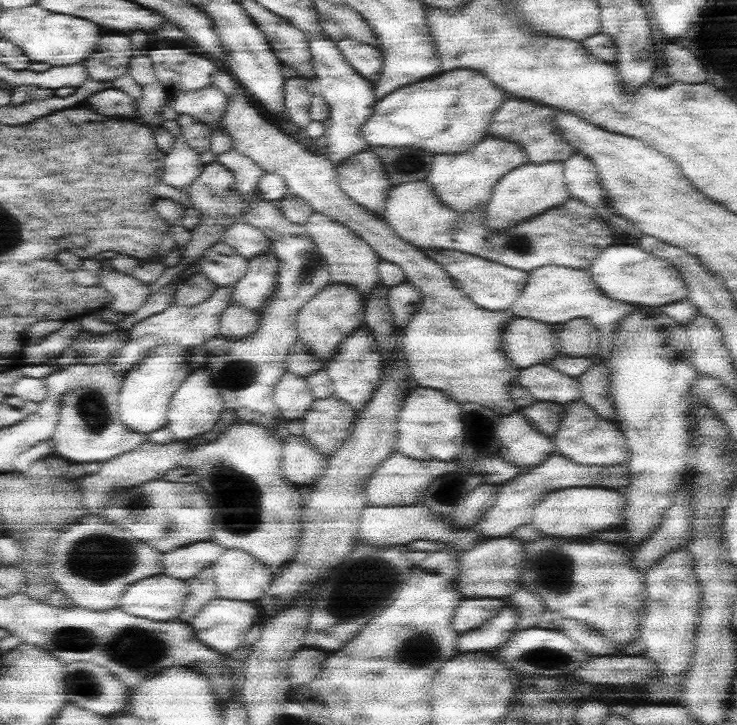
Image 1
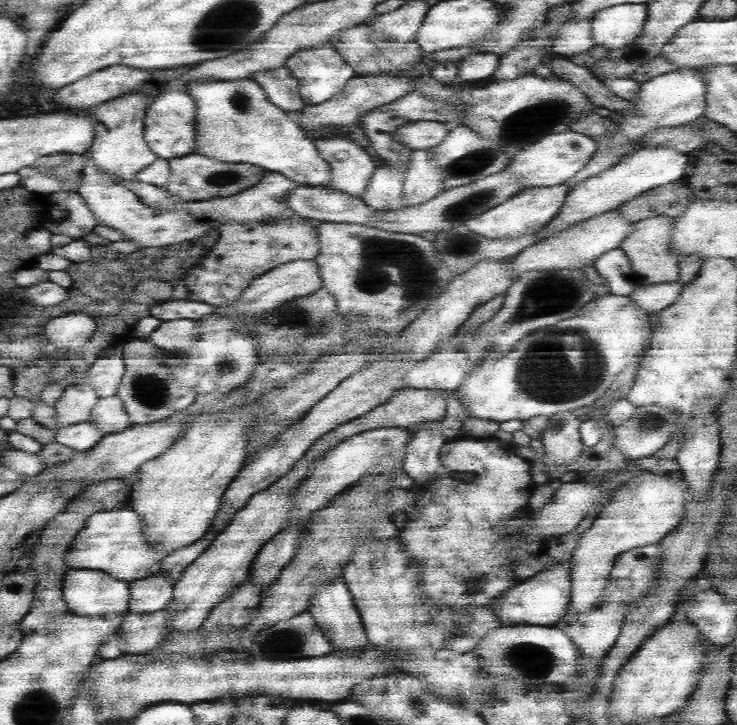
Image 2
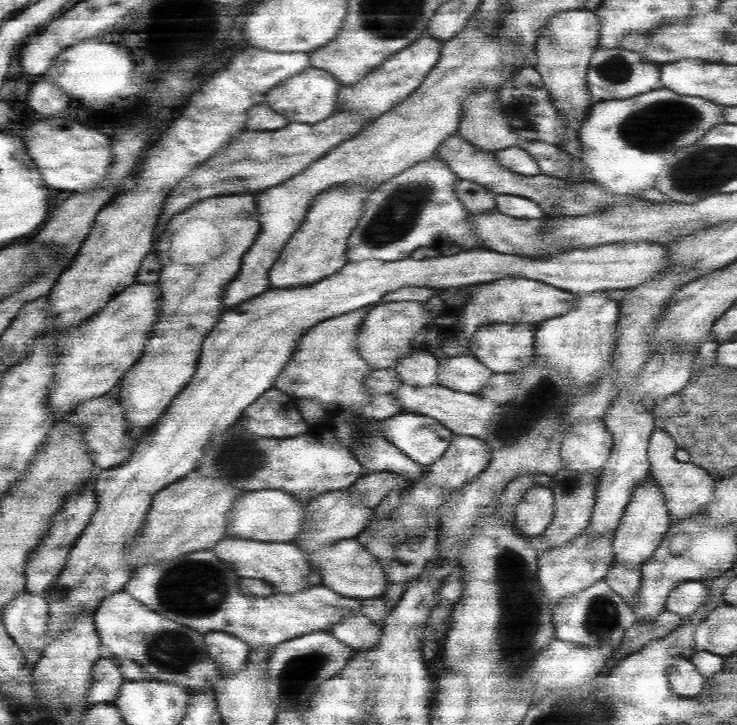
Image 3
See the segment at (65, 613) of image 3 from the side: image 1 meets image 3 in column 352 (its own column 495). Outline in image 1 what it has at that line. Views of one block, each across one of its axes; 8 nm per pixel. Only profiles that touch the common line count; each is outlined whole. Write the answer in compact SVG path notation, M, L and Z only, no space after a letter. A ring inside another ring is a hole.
M423 250L423 254L427 258L437 260L439 264L443 264L449 274L461 284L461 288L467 292L467 296L483 310L505 310L505 308L513 308L515 300L519 298L519 294L523 292L529 276L527 272L521 272L519 268L509 268L505 264L499 262L491 262L491 260L483 260L477 256L469 256L465 252L443 252L443 250Z

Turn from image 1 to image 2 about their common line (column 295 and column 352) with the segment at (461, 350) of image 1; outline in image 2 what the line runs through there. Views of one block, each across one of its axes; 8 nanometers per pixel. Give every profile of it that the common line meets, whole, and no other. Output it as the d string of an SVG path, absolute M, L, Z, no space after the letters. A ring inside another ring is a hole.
M340 136L316 140L316 148L328 164L334 164L330 188L362 198L376 172L372 156L354 140Z

